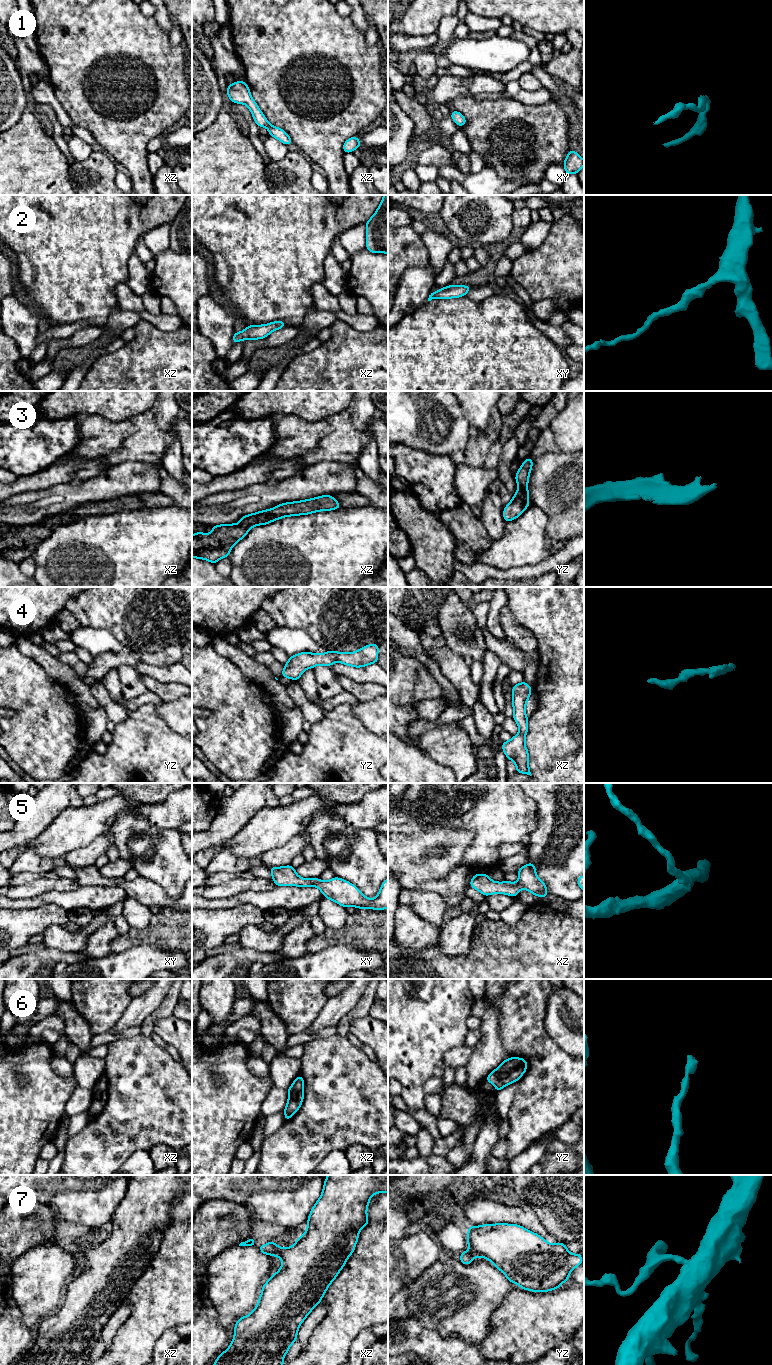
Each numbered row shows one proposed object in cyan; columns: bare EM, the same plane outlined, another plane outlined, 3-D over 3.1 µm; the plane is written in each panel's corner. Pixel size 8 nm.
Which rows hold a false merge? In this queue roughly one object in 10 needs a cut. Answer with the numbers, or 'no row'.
no row

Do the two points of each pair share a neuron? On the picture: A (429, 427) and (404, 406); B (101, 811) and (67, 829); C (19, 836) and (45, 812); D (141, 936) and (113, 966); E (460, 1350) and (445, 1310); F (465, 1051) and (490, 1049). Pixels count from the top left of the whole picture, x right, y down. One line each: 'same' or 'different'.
A: same
B: same
C: same
D: different
E: different
F: different

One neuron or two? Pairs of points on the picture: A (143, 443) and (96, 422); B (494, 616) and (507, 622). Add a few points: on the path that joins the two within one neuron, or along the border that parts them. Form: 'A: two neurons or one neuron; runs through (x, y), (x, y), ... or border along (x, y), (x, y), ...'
A: one neuron; runs through (140, 429), (110, 428)
B: two neurons; border along (504, 606), (500, 612), (500, 625), (505, 638)

